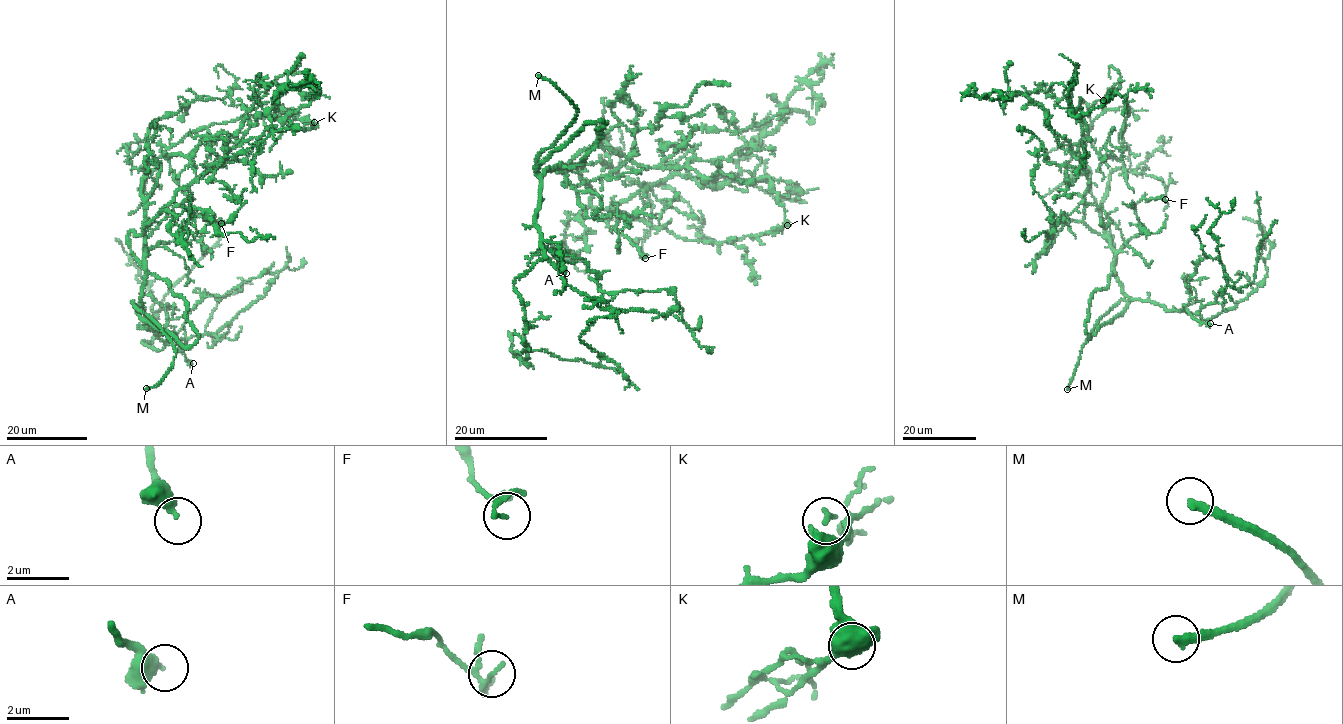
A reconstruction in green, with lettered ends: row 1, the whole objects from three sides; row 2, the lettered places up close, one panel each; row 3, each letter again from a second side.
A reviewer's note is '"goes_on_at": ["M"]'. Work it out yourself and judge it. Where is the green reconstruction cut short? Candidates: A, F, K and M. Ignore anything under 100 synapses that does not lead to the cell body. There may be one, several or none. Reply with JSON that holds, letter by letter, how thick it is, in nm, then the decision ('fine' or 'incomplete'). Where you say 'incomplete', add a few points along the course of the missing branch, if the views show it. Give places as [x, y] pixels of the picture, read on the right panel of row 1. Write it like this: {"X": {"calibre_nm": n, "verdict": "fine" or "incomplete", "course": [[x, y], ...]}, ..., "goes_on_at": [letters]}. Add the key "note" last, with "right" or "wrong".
{"A": {"calibre_nm": 360, "verdict": "fine"}, "F": {"calibre_nm": 90, "verdict": "fine"}, "K": {"calibre_nm": 140, "verdict": "fine"}, "M": {"calibre_nm": 240, "verdict": "incomplete", "course": [[1067, 389], [1072, 395], [1090, 366], [1126, 278], [1128, 253], [1119, 229], [1115, 229]]}, "goes_on_at": ["M"], "note": "right"}

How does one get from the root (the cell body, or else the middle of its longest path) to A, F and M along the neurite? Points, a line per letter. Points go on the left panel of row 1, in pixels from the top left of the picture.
A: (144, 249), (145, 282), (141, 298), (148, 328), (155, 333), (173, 332), (180, 350), (193, 363)
F: (144, 249), (147, 252), (158, 242), (178, 238), (190, 216), (187, 208), (190, 215), (221, 223)
M: (144, 249), (142, 300), (139, 304), (132, 302), (161, 330), (175, 353), (170, 369), (162, 381), (146, 388)

